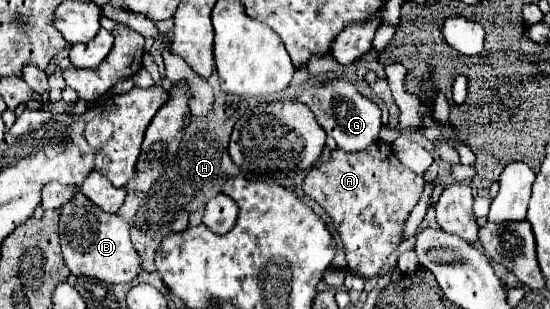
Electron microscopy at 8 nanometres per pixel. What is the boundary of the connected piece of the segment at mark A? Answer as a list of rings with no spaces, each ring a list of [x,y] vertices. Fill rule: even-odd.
[[[374,142],[360,152],[334,150],[330,160],[314,166],[304,178],[304,194],[318,202],[340,232],[348,268],[360,276],[376,276],[384,260],[398,248],[402,222],[418,202],[424,178],[410,172],[394,156],[390,144]]]

